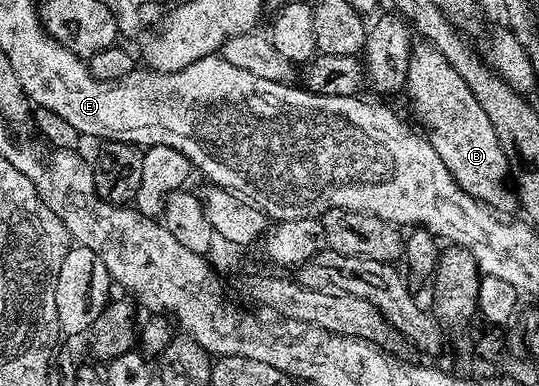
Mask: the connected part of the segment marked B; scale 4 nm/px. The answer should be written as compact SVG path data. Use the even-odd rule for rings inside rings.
M424 40L418 41L411 52L404 93L409 94L410 100L413 101L413 114L417 117L418 124L422 126L420 129L424 137L428 138L431 148L435 148L435 152L439 154L439 160L443 160L443 164L447 166L447 172L451 172L459 188L498 215L512 215L509 213L512 210L516 211L519 203L516 193L511 189L509 161L491 120L487 120L487 114L483 112L483 108L479 106L479 102L455 68L439 54L435 47Z

